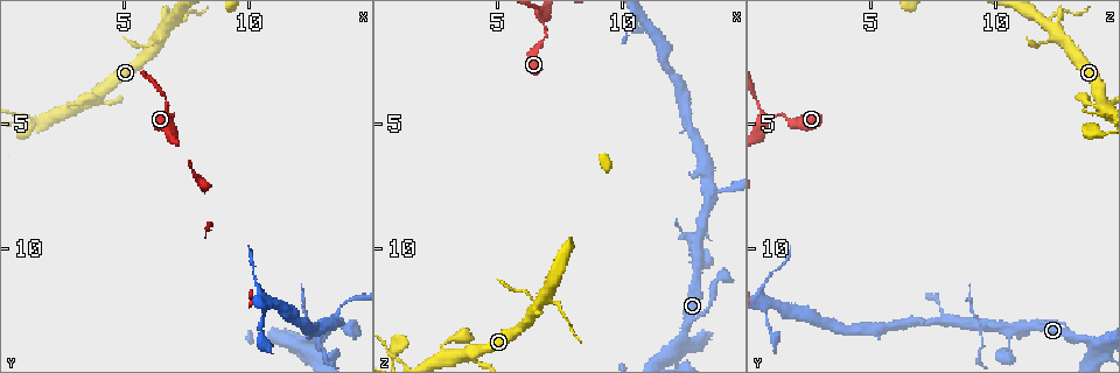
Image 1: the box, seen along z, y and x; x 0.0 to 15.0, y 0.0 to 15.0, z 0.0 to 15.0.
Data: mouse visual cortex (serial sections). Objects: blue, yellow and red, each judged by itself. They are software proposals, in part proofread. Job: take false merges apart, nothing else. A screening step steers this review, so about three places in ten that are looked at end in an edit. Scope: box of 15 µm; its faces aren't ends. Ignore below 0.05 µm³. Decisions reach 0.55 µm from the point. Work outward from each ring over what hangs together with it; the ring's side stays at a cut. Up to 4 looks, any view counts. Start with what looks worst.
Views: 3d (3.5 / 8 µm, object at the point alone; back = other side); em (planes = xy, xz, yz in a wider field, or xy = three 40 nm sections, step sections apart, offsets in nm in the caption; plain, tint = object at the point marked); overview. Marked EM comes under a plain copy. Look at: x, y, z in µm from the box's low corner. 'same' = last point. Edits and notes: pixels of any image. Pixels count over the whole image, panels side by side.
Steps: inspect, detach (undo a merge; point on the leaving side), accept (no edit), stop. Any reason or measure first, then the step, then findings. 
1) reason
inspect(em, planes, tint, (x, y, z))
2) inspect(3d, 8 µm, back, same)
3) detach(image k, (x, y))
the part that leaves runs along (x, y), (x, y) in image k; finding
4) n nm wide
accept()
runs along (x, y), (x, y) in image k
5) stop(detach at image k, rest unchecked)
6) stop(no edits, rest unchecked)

four-way junction
inspect(3d, 3.5 µm, (12.2, 13.8, 13.9))

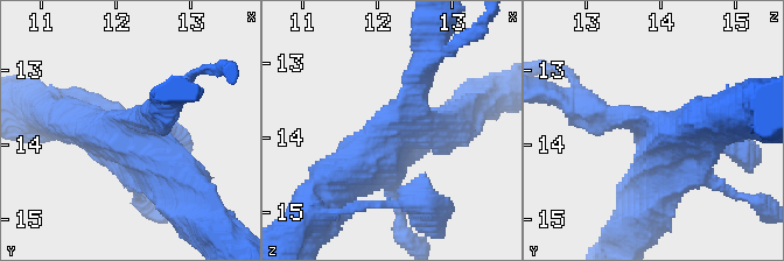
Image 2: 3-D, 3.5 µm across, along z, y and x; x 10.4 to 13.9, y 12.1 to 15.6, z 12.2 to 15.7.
4 arms; arms of 300, 350, 500, 500 nm; need the tissue
inspect(em, xy, step 3, tint, (12.20, 13.80, 13.95))

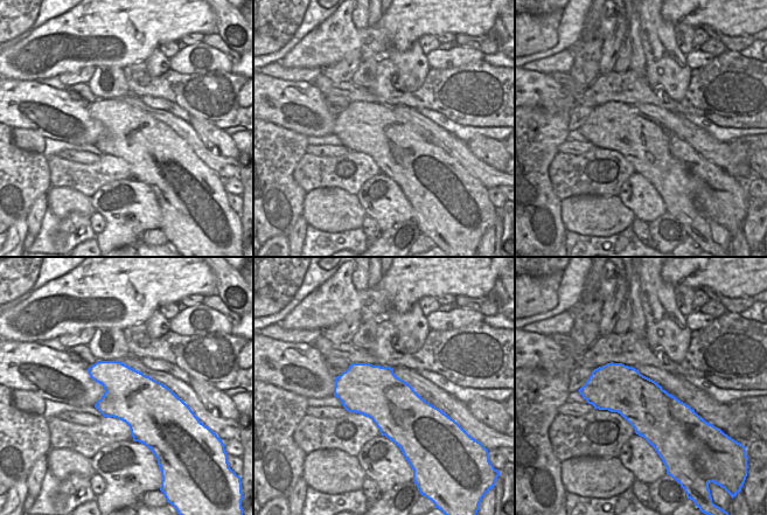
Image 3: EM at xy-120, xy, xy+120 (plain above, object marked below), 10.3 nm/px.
accept()
runs along (421, 68), (393, 131), (335, 181) in image 2; one cell here

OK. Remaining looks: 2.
sharp bend
inspect(3d, 3.5 µm, (13.1, 13.2, 9.8))

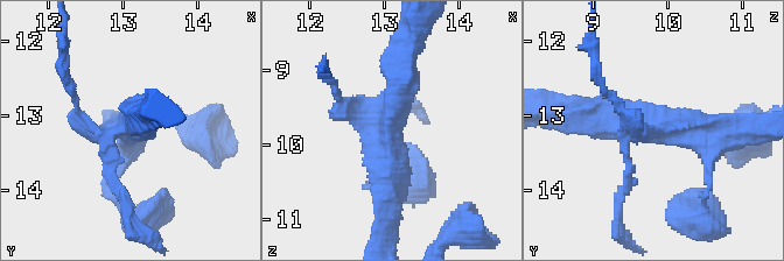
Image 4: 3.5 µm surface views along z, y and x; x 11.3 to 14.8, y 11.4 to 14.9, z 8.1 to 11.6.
shape alone is not enough
inspect(em, xy, step 3, tint, (13.05, 13.20, 9.70))

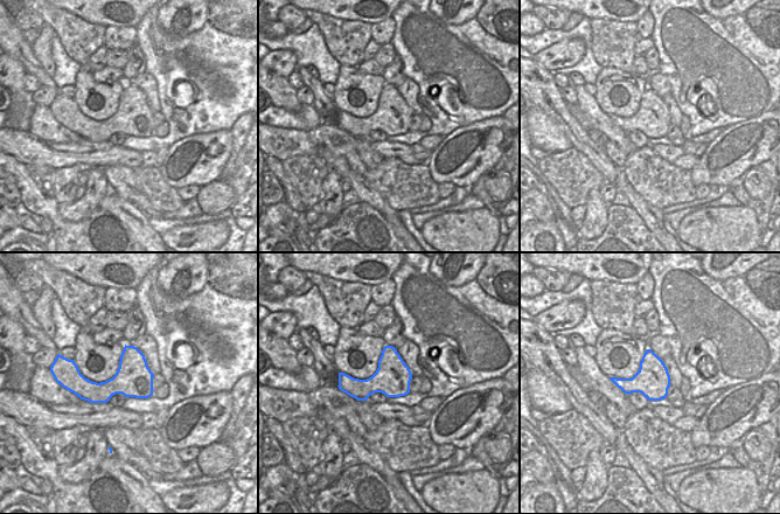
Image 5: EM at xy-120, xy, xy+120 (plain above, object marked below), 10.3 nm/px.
detach(image 4, (629, 181))
the part that leaves runs along (639, 135), (597, 78), (592, 42) in image 4; a second cell is stuck on

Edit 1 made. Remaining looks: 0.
stop(detach at image 4, rest unchecked)

